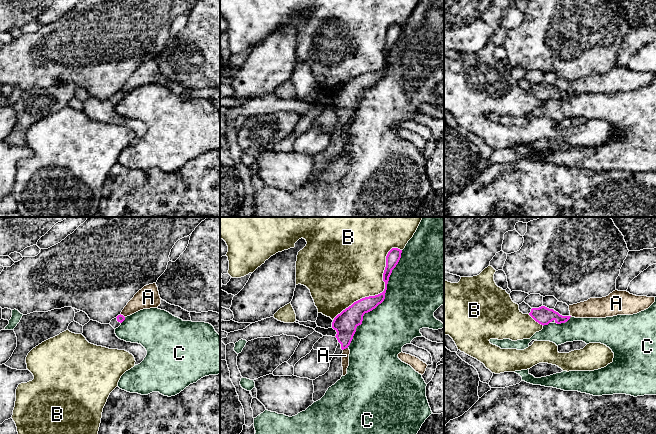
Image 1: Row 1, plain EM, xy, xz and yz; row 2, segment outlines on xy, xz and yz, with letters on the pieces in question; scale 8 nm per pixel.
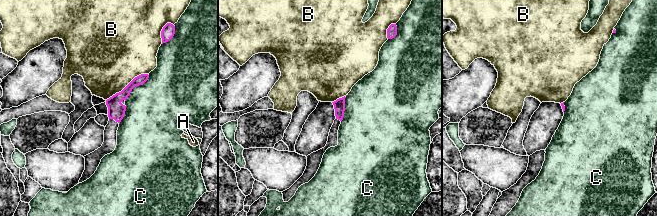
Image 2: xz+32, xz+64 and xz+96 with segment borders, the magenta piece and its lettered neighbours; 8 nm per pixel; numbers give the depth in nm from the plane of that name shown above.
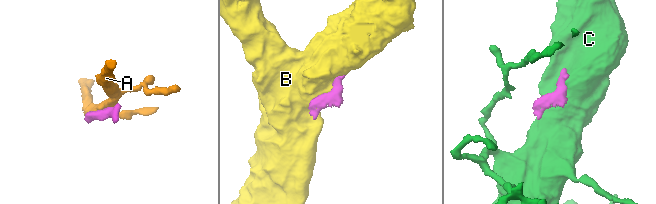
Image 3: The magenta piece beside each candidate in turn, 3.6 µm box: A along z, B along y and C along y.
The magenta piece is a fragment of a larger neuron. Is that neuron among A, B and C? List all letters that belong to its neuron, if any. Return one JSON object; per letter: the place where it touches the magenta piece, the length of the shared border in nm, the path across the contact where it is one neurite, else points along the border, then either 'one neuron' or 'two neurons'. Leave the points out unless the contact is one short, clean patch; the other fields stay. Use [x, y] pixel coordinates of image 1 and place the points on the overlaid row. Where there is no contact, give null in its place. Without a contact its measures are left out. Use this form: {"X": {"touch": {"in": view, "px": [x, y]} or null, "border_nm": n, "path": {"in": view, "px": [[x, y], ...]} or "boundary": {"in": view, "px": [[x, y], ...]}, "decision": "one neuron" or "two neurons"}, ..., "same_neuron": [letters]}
{"A": {"touch": {"in": "xz", "px": [345, 348]}, "border_nm": 50, "decision": "two neurons"}, "B": {"touch": {"in": "xz", "px": [384, 290]}, "border_nm": 800, "decision": "two neurons"}, "C": {"touch": {"in": "xz", "px": [382, 301]}, "border_nm": 900, "decision": "two neurons"}, "same_neuron": []}

